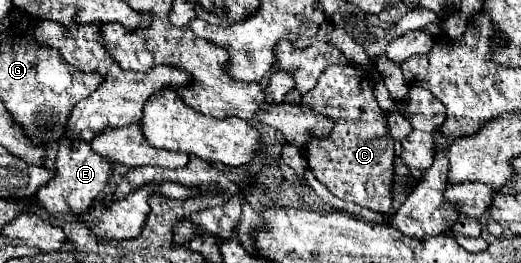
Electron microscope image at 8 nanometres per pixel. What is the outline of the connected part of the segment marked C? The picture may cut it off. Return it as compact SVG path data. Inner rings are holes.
M358 64L328 66L316 88L302 96L302 106L316 110L334 122L328 136L310 140L302 146L312 174L338 198L356 202L376 212L390 212L394 140L386 132L388 120L374 98L374 80L370 70Z

